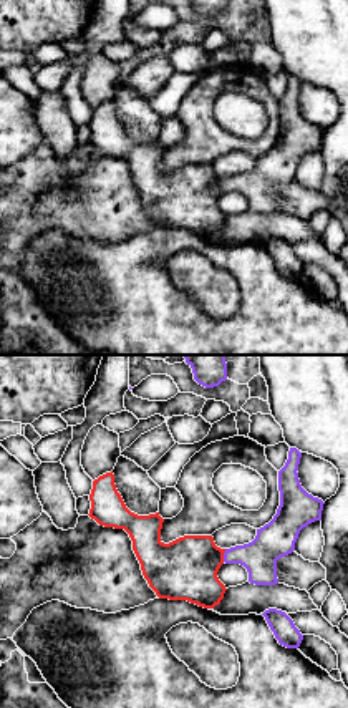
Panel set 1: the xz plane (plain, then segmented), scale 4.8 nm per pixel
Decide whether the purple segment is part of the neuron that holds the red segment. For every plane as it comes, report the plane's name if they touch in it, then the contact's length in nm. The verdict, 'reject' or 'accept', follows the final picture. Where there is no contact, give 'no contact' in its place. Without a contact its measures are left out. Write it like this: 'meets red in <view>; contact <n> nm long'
meets red in xz; contact 70 nm long

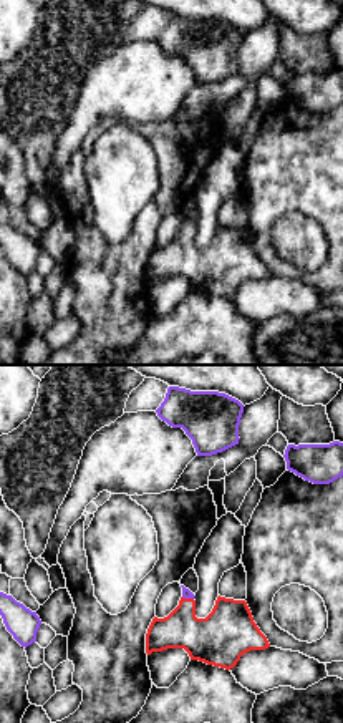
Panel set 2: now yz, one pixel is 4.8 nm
meets red in yz; contact 60 nm long

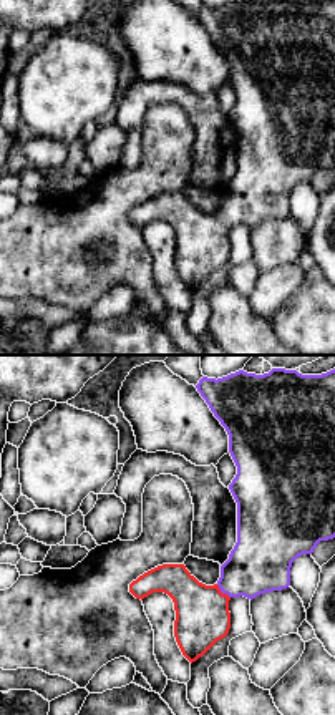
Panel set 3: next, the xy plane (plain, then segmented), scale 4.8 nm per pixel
meets red in xy; contact 100 nm long

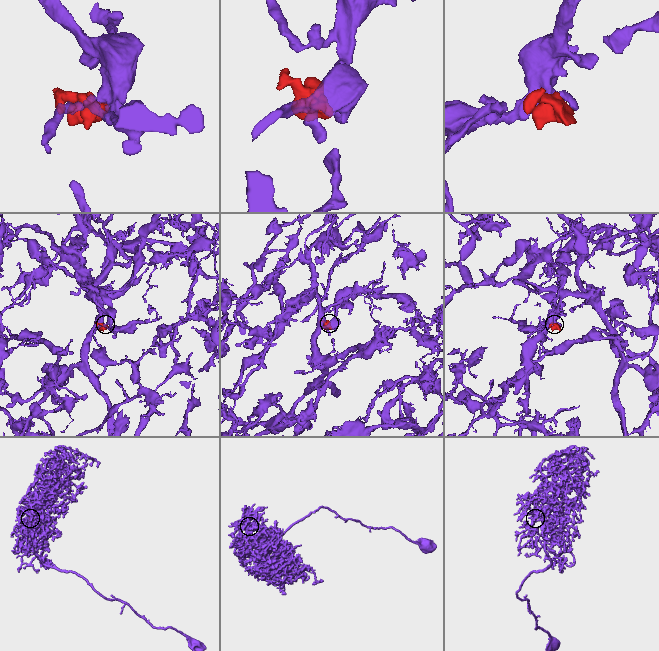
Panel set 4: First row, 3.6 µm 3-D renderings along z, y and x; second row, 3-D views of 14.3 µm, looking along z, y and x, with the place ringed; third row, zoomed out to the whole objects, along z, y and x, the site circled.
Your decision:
accept

